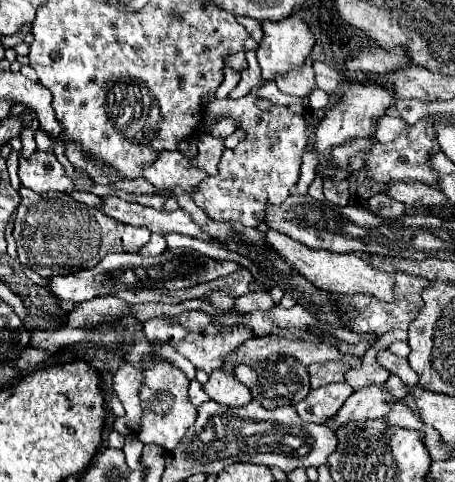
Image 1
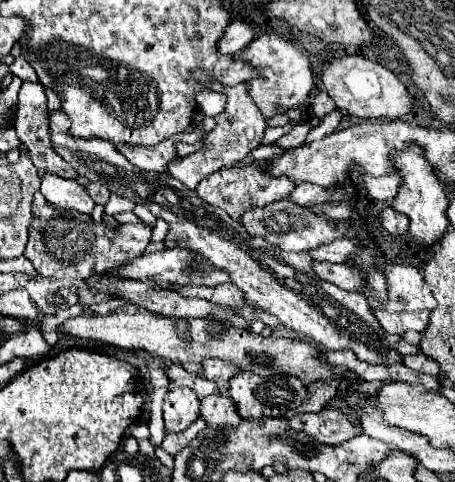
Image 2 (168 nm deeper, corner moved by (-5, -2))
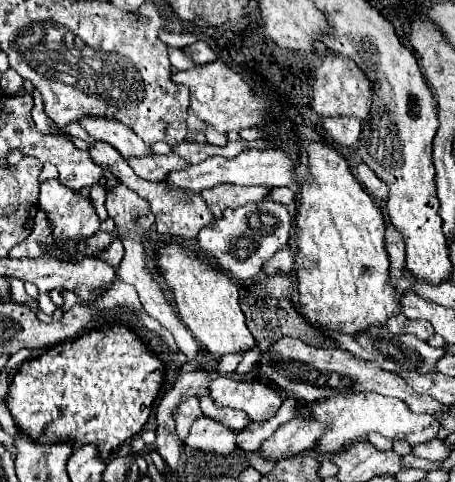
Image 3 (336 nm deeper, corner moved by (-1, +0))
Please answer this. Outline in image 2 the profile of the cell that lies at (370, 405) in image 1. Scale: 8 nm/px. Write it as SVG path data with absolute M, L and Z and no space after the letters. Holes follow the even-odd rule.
M323 409L321 413L301 413L289 419L291 429L303 431L325 445L339 445L363 433L359 425L351 423L339 409Z

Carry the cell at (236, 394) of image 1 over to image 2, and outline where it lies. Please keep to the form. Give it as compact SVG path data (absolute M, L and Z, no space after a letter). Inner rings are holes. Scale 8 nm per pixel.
M221 391L201 401L201 415L213 427L235 427L241 421L235 403L231 403L231 397Z

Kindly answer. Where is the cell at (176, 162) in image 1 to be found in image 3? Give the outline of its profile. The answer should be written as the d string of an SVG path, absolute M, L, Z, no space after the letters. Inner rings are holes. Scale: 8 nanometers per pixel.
M81 117L77 121L91 137L113 145L123 157L131 155L151 155L151 149L137 137L133 129L127 129L121 121L109 117Z

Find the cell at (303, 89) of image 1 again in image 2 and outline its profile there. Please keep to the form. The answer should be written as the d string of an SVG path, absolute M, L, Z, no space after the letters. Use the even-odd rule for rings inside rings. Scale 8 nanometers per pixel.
M319 91L313 97L313 105L315 105L315 115L317 117L323 117L327 111L333 111L335 109L335 103L329 99L329 95L325 91Z

